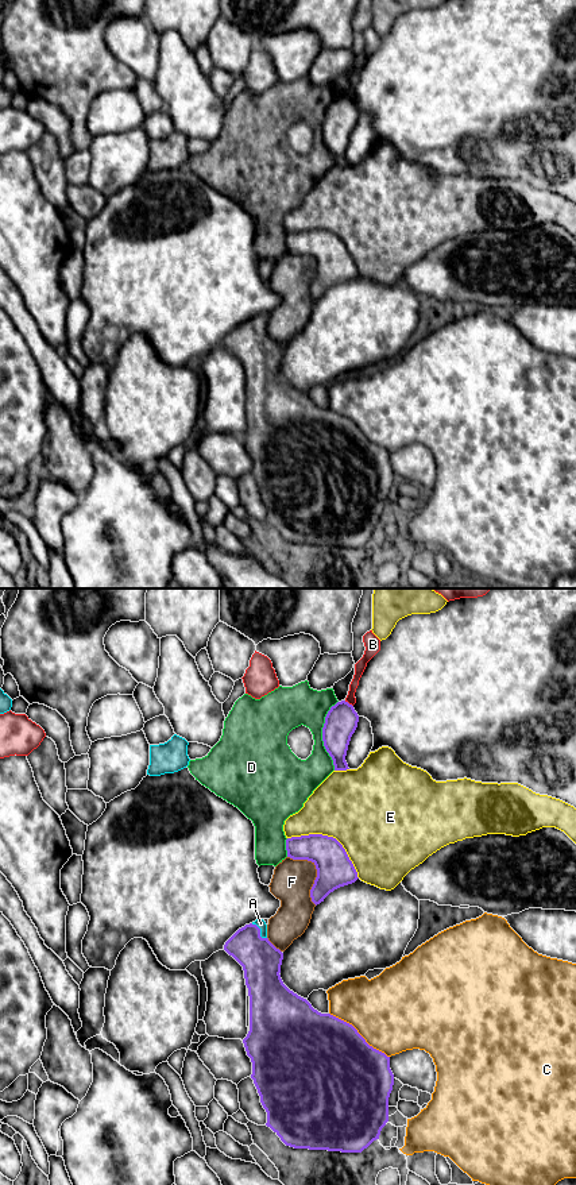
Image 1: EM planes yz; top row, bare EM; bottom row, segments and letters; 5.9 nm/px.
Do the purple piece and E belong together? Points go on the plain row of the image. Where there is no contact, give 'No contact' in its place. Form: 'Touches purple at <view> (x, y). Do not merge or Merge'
Touches purple at yz (331, 232). Merge

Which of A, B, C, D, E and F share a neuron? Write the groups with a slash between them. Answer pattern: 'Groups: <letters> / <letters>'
Groups: A E / B / C / D / F

